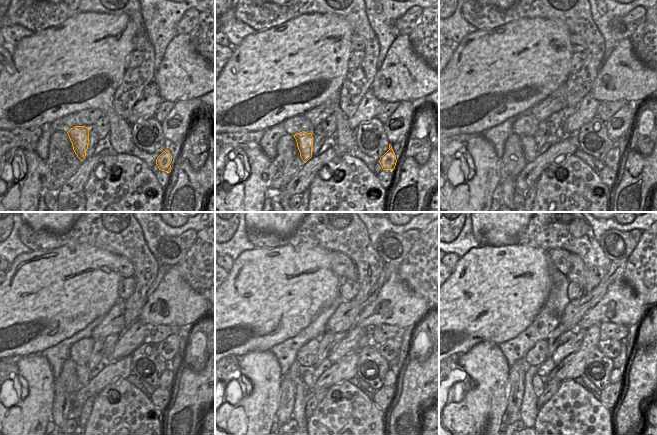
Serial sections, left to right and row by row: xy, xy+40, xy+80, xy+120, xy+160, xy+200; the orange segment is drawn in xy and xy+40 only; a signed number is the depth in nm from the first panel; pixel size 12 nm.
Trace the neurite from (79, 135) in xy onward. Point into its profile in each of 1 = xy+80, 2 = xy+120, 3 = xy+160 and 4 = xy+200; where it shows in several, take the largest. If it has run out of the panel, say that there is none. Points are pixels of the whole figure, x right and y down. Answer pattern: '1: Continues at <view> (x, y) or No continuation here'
1: Continues at xy+80 (528, 143)
2: Continues at xy+120 (82, 372)
3: Continues at xy+160 (306, 373)
4: Continues at xy+200 (538, 382).

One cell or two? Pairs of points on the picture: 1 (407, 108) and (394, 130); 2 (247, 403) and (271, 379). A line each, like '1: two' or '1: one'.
1: one
2: one

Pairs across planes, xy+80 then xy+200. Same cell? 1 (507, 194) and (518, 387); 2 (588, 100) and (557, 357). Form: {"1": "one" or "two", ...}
{"1": "one", "2": "one"}

